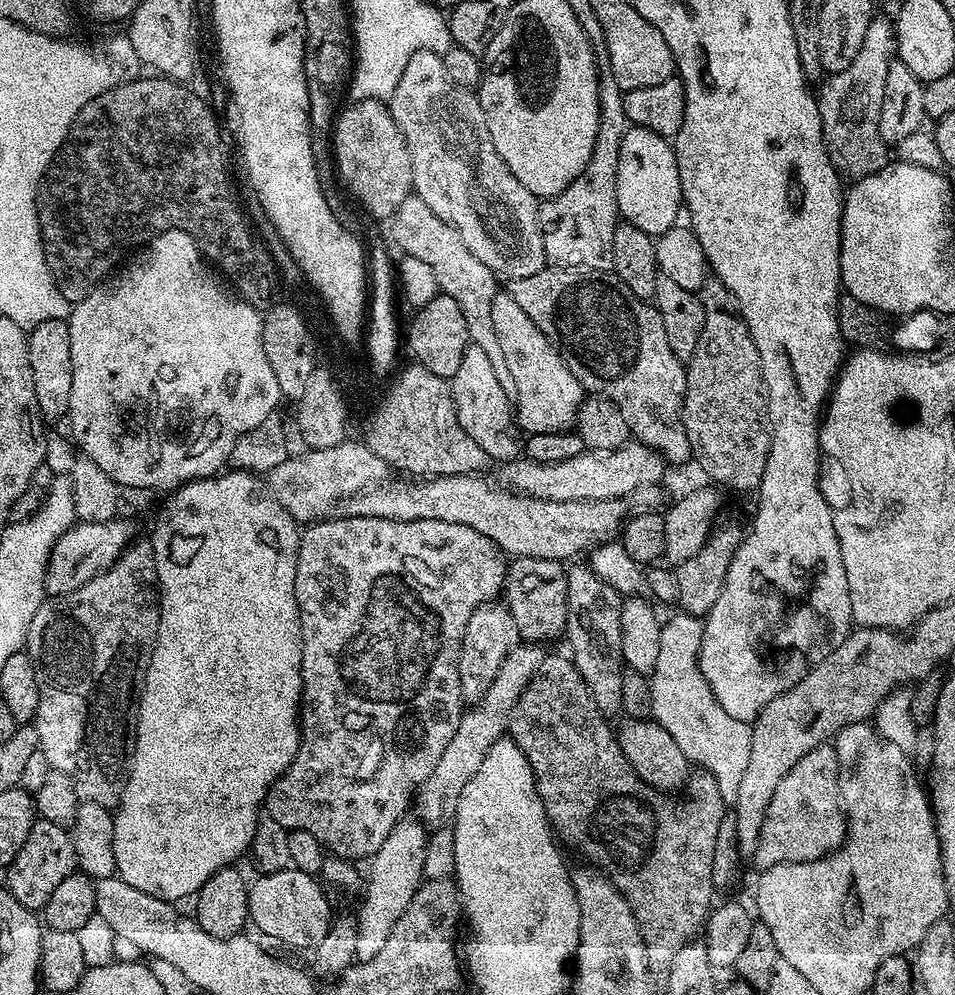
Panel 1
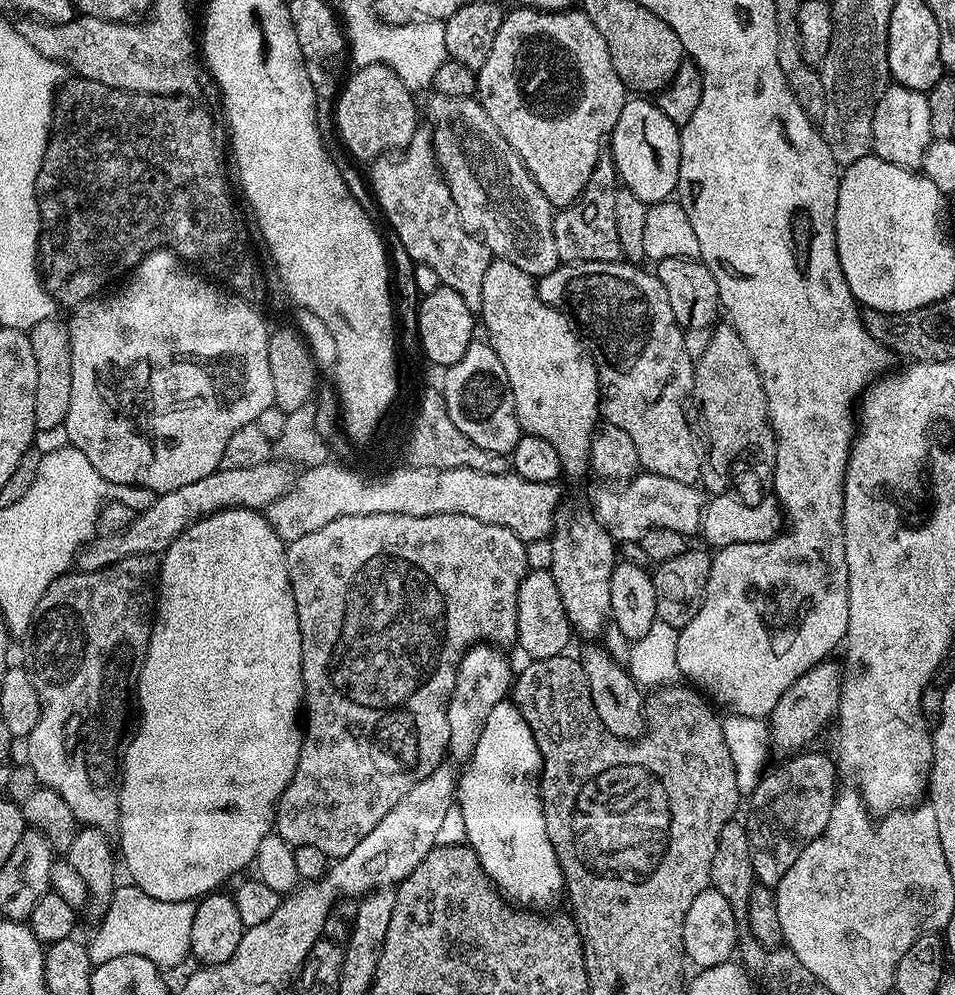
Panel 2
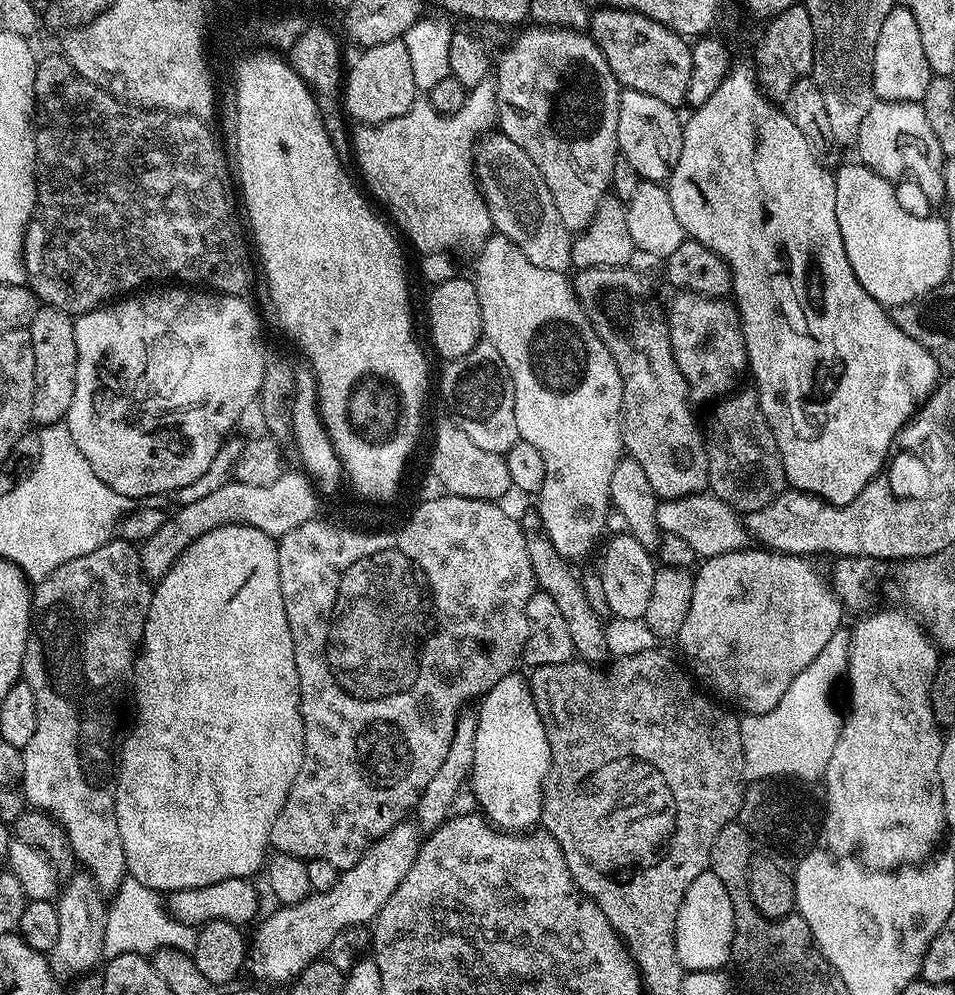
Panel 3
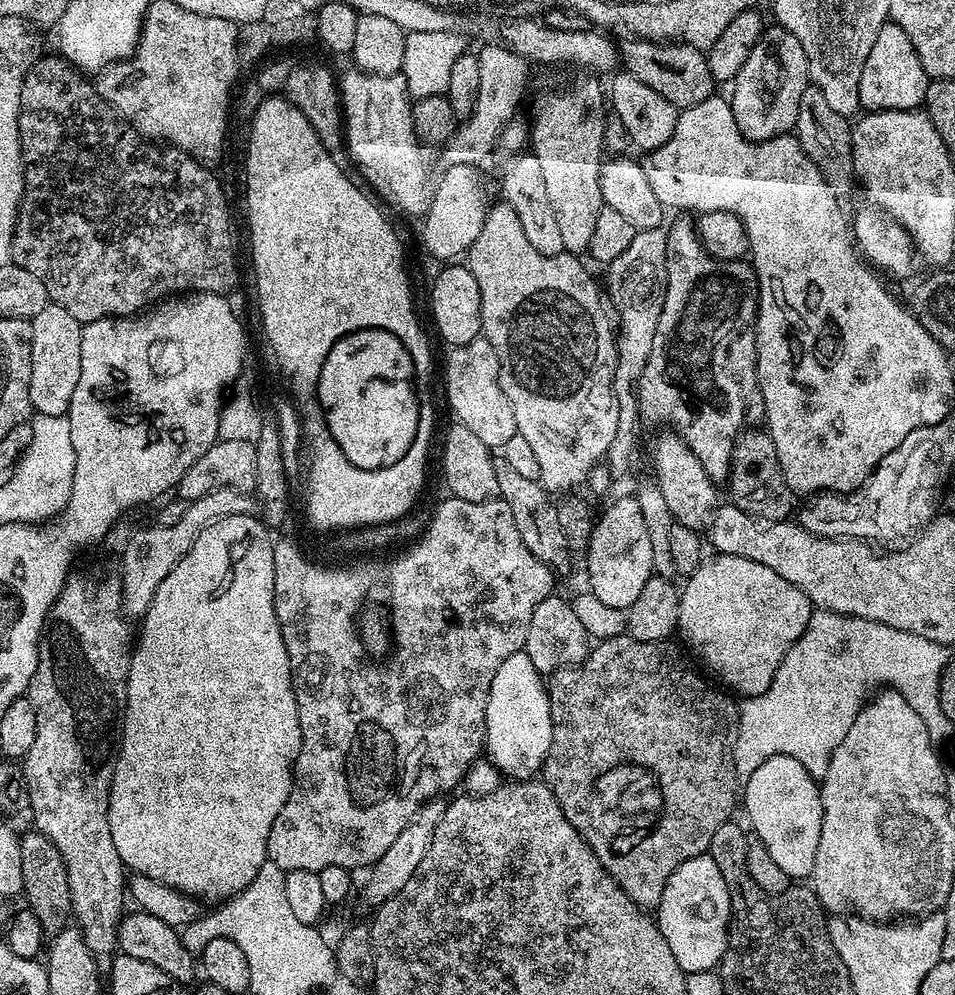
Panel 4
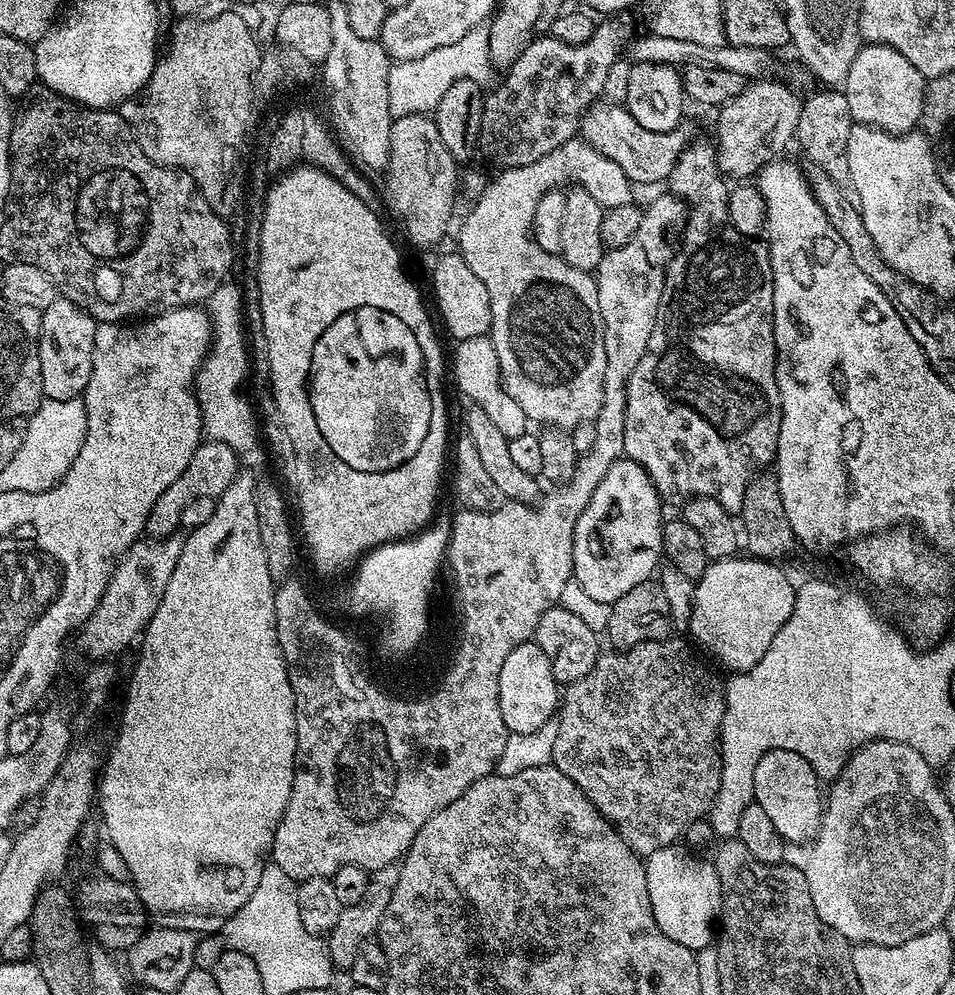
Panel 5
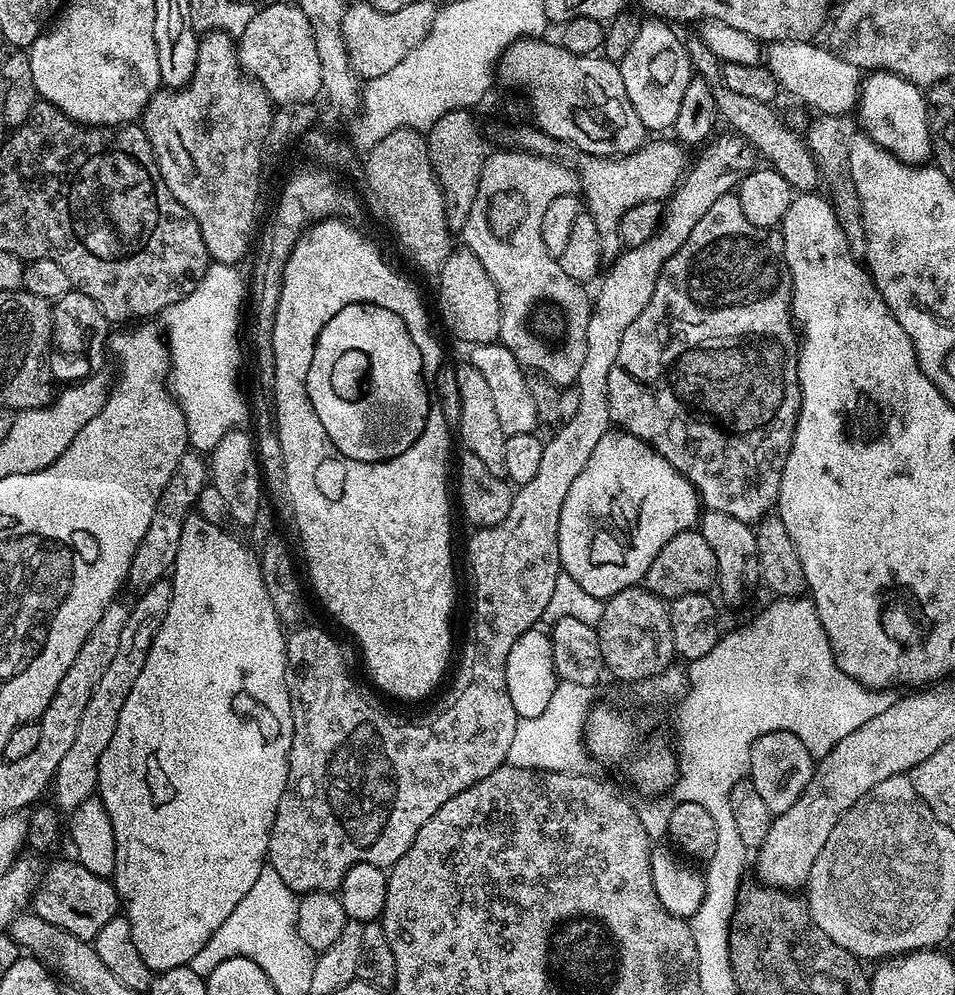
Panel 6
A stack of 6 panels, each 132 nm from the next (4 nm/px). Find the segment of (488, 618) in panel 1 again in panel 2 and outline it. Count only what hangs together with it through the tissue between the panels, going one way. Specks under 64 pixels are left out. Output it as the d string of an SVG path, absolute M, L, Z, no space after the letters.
M487 642L474 644L464 653L456 667L456 685L446 710L446 722L450 722L447 755L453 761L467 762L472 757L474 746L478 746L478 738L482 738L486 718L490 718L490 710L494 710L498 702L509 699L514 683L514 668L512 672L507 658L500 652L503 651L499 647Z

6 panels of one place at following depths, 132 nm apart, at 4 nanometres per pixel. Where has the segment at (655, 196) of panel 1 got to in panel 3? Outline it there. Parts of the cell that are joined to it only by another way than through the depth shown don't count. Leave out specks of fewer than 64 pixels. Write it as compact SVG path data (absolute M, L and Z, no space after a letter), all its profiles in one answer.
M624 88L620 94L618 106L618 142L619 155L643 180L667 181L668 175L678 162L678 154L682 150L684 124L673 105L658 102L658 98L650 98L650 94L642 94L633 88Z

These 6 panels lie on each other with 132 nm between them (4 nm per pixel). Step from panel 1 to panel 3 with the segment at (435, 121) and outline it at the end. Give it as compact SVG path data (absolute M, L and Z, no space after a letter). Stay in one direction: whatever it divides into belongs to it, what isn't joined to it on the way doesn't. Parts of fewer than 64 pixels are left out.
M499 130L489 131L481 135L477 140L474 149L474 175L480 189L480 195L484 197L488 213L492 219L492 227L499 235L510 238L534 266L542 266L544 270L558 270L567 273L572 268L572 238L573 233L569 232L566 222L562 222L562 214L558 214L558 206L554 206L552 191L546 186L538 166L510 138Z

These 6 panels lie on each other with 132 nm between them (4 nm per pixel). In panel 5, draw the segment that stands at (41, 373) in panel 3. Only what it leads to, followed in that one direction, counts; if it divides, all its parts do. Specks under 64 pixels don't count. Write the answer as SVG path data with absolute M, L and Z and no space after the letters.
M58 298L40 314L38 362L42 370L42 390L49 400L74 400L83 397L90 382L94 362L94 334L97 321L77 304Z

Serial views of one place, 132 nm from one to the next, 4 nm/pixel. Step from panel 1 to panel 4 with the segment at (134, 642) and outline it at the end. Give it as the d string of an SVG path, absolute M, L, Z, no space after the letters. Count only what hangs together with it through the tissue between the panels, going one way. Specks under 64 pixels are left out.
M115 567L112 568L88 568L85 572L73 571L64 584L58 599L52 603L48 612L48 618L40 638L40 654L38 666L34 670L34 678L30 682L26 693L28 700L34 702L34 715L38 717L38 734L34 738L34 746L30 746L30 754L26 754L22 761L22 783L28 789L28 808L32 812L32 820L35 831L40 832L62 854L62 862L66 862L66 878L70 878L70 902L72 903L72 916L75 925L86 938L86 946L96 959L96 965L101 970L111 969L114 959L114 949L118 941L116 932L120 929L120 922L125 915L124 900L126 904L126 869L122 858L118 858L118 849L114 846L114 838L110 834L110 818L108 807L110 806L110 790L112 779L116 769L116 759L120 756L120 735L124 732L124 711L126 710L126 686L130 674L130 662L132 661L132 650L134 647L134 628L122 615L120 603L122 602L122 582L120 573Z

